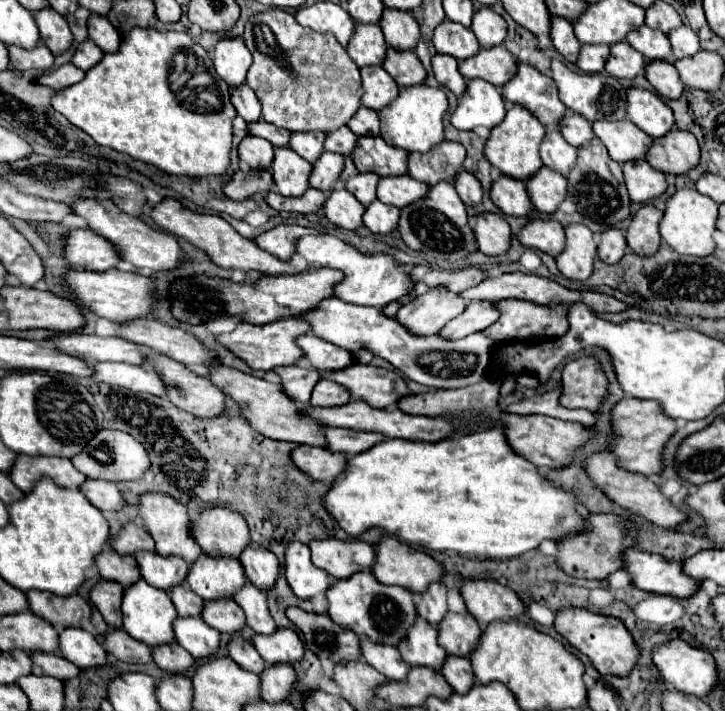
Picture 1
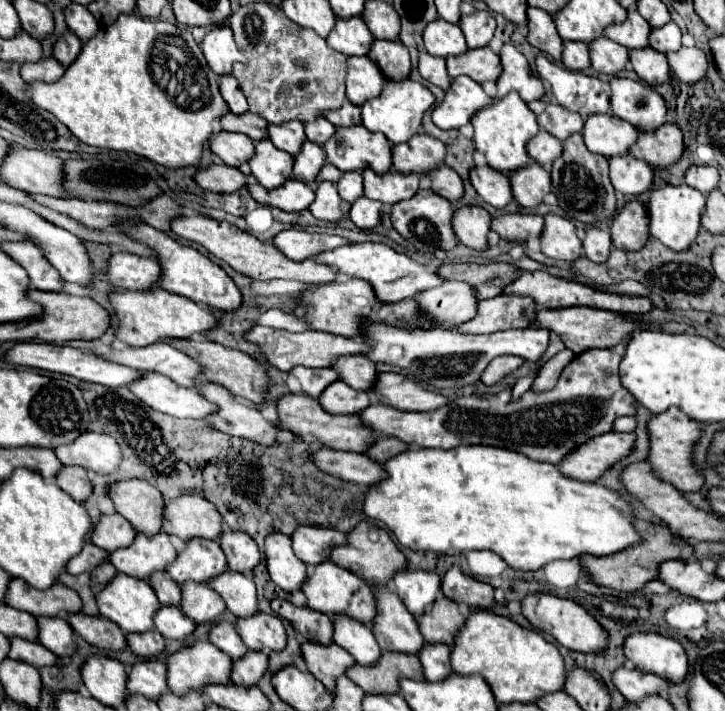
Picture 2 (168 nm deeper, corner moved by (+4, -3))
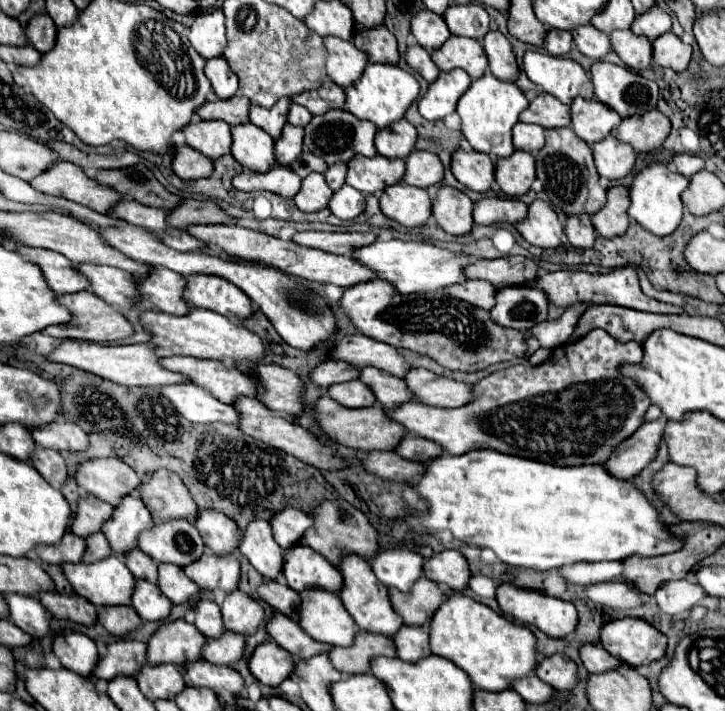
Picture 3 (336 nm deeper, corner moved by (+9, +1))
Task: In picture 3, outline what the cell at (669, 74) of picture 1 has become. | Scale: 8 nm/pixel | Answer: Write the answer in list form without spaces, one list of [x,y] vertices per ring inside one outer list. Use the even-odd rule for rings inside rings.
[[[625,29],[625,31],[613,31],[609,39],[613,51],[627,67],[639,71],[651,65],[651,41],[647,37],[635,35]]]

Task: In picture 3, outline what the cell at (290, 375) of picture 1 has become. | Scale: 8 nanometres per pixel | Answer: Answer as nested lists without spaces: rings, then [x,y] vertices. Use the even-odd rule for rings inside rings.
[[[325,361],[311,371],[311,379],[319,387],[331,387],[335,383],[345,383],[359,379],[359,369],[345,361]]]

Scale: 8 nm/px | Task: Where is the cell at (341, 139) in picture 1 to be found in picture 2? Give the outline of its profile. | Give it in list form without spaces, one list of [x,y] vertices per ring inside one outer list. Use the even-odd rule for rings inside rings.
[[[320,117],[314,123],[308,123],[304,127],[306,127],[306,137],[316,145],[324,145],[336,133],[336,127],[324,117]]]

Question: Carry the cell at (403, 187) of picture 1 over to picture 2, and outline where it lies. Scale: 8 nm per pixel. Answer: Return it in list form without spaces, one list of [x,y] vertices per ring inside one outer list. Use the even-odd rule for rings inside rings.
[[[390,169],[384,175],[376,175],[374,171],[364,171],[364,195],[368,199],[394,205],[396,201],[404,201],[416,195],[420,175],[416,173],[400,173],[396,169]]]

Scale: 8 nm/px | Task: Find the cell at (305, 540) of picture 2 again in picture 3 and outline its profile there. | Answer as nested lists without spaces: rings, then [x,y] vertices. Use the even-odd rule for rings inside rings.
[[[283,509],[275,513],[269,519],[269,525],[273,529],[273,539],[281,549],[289,549],[291,545],[297,545],[303,537],[303,531],[307,531],[313,525],[313,519],[299,511],[299,509]]]

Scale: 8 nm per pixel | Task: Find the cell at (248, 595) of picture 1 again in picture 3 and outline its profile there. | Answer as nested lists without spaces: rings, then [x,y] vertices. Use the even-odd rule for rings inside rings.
[[[205,551],[195,565],[183,567],[185,575],[197,583],[201,589],[211,591],[235,591],[239,583],[239,561],[233,555],[215,555],[211,551]]]

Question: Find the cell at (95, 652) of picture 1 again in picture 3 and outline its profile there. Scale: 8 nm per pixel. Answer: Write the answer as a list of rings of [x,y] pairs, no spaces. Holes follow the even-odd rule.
[[[7,593],[3,595],[9,607],[9,619],[31,637],[49,635],[49,617],[37,597]]]

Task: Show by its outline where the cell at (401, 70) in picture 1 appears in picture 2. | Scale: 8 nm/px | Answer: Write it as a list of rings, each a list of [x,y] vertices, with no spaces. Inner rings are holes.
[[[376,41],[368,57],[390,81],[406,81],[410,77],[410,55],[398,41]]]

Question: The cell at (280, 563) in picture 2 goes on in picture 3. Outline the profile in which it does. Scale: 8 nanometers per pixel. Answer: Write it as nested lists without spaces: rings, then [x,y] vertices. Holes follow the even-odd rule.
[[[251,521],[239,541],[239,551],[267,579],[277,579],[283,569],[283,549],[275,545],[271,525],[267,521]]]

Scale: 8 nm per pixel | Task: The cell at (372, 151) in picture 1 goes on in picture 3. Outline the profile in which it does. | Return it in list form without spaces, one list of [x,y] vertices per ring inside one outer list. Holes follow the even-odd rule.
[[[333,109],[323,115],[315,115],[307,125],[305,125],[305,137],[303,137],[303,147],[311,151],[313,155],[321,157],[327,165],[333,165],[337,161],[347,163],[353,155],[365,155],[365,157],[375,157],[375,125],[371,121],[359,121],[357,117],[351,117],[351,113],[343,109]]]

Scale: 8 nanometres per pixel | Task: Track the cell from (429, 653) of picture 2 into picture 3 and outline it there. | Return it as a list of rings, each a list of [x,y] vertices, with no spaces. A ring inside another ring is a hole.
[[[403,625],[403,629],[399,629],[393,637],[395,641],[395,649],[397,649],[397,657],[403,661],[419,661],[427,655],[431,655],[429,649],[429,629],[423,625]]]

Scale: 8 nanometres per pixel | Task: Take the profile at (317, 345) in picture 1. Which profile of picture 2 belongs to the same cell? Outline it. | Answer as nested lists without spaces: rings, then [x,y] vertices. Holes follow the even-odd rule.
[[[360,355],[338,357],[332,363],[332,369],[338,373],[340,381],[358,391],[370,391],[376,381],[376,365],[372,365],[372,361]]]

